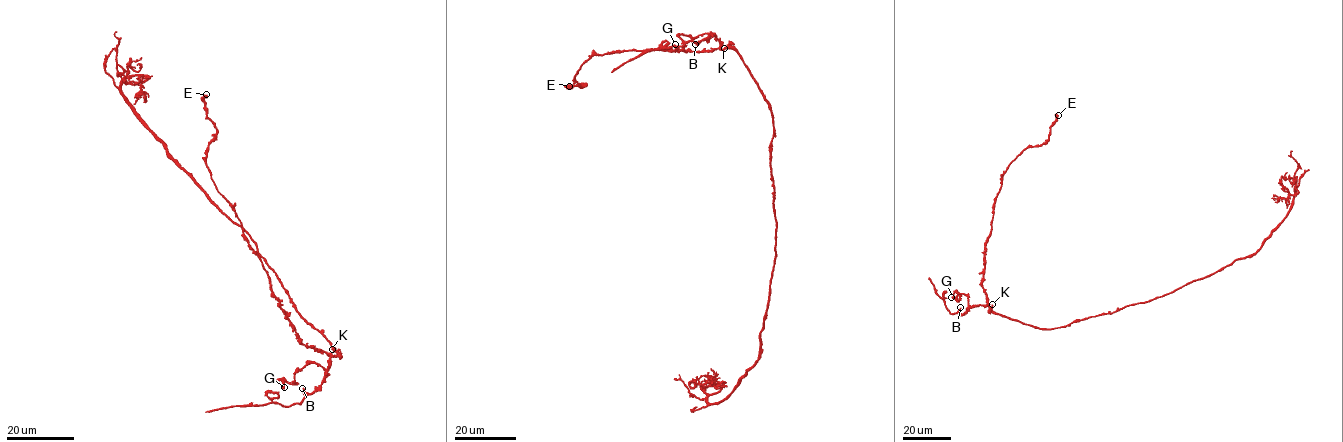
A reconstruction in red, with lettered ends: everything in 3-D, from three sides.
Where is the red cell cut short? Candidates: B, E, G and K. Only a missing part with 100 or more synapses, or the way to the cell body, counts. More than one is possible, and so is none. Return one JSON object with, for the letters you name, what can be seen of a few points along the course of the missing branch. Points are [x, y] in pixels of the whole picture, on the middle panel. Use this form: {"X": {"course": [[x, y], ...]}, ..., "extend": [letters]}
{"extend": []}

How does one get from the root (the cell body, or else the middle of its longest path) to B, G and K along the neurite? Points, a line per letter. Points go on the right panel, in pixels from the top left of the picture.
B: (1083, 319), (1042, 330), (1002, 317), (988, 305), (976, 305), (962, 314), (958, 313), (960, 307)
G: (1083, 319), (1042, 330), (988, 305), (969, 306), (964, 294), (951, 297)
K: (1083, 319), (1042, 330), (1002, 317), (991, 310), (992, 304)

